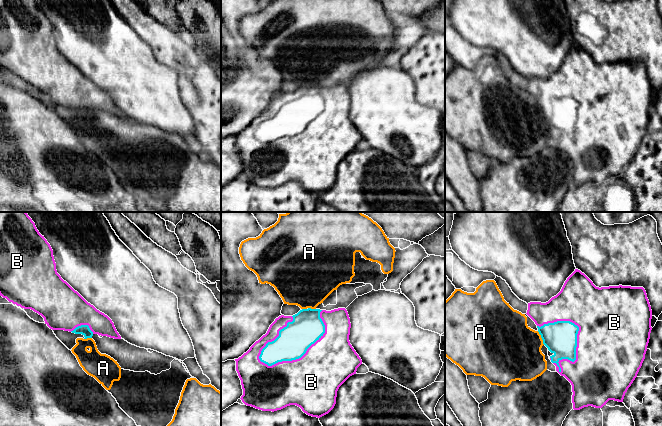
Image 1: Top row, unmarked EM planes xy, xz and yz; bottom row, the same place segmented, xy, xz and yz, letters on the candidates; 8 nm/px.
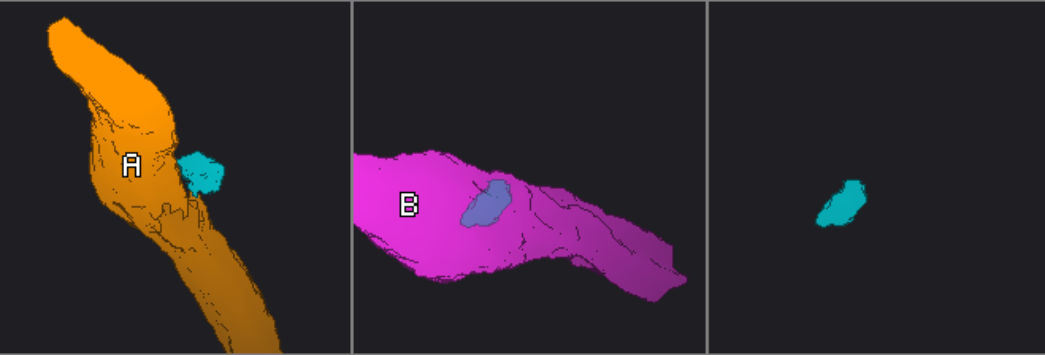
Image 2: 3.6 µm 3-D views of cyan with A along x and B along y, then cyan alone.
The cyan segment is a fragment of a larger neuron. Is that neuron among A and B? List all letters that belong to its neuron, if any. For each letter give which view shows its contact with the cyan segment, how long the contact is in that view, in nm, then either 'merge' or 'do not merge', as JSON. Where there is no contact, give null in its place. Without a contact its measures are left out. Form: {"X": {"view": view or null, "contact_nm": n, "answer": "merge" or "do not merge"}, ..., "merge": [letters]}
{"A": {"view": "yz", "contact_nm": 130, "answer": "do not merge"}, "B": {"view": "xz", "contact_nm": 650, "answer": "merge"}, "merge": ["B"]}

